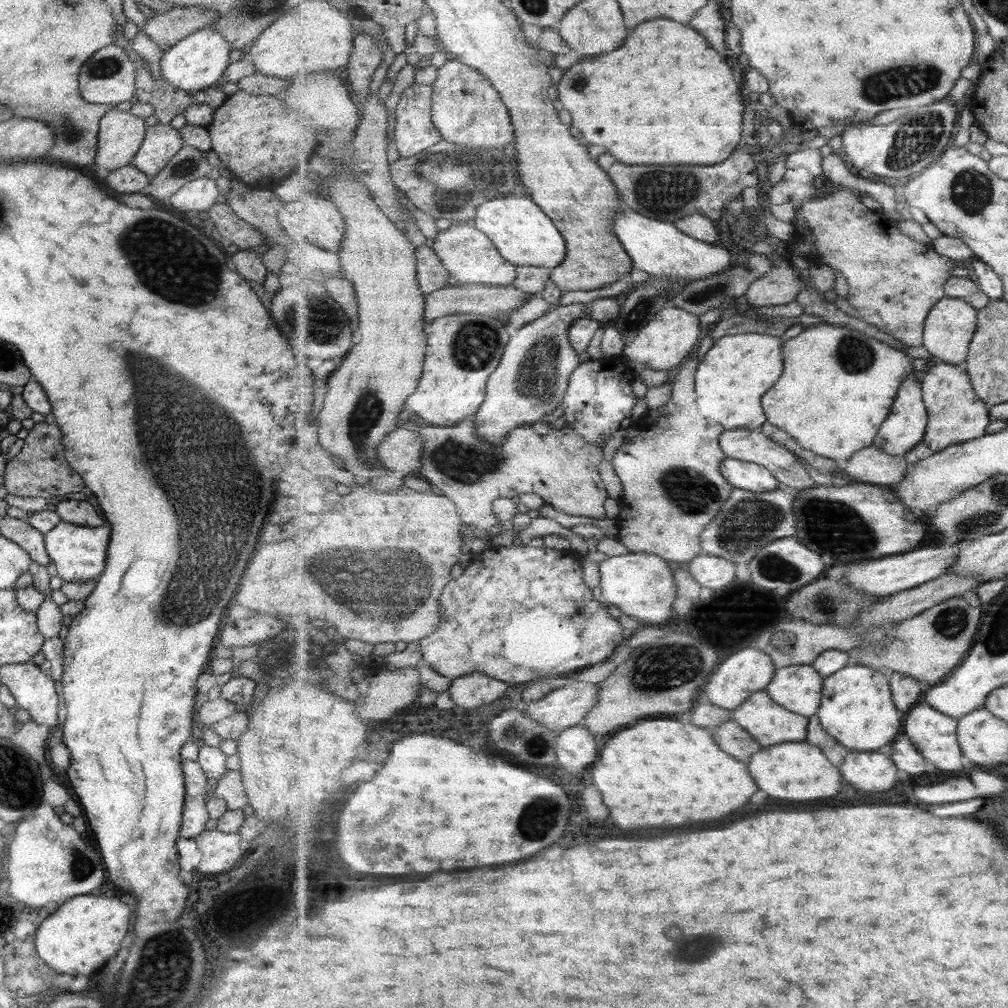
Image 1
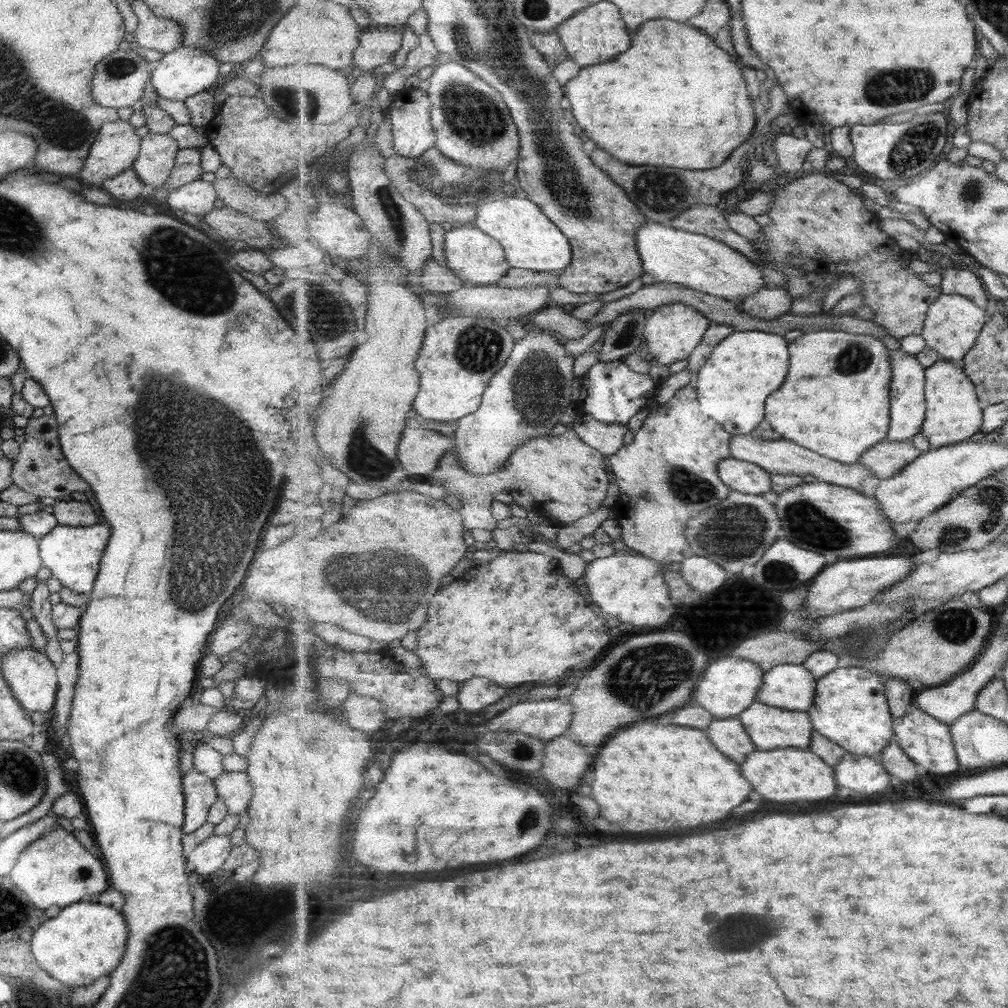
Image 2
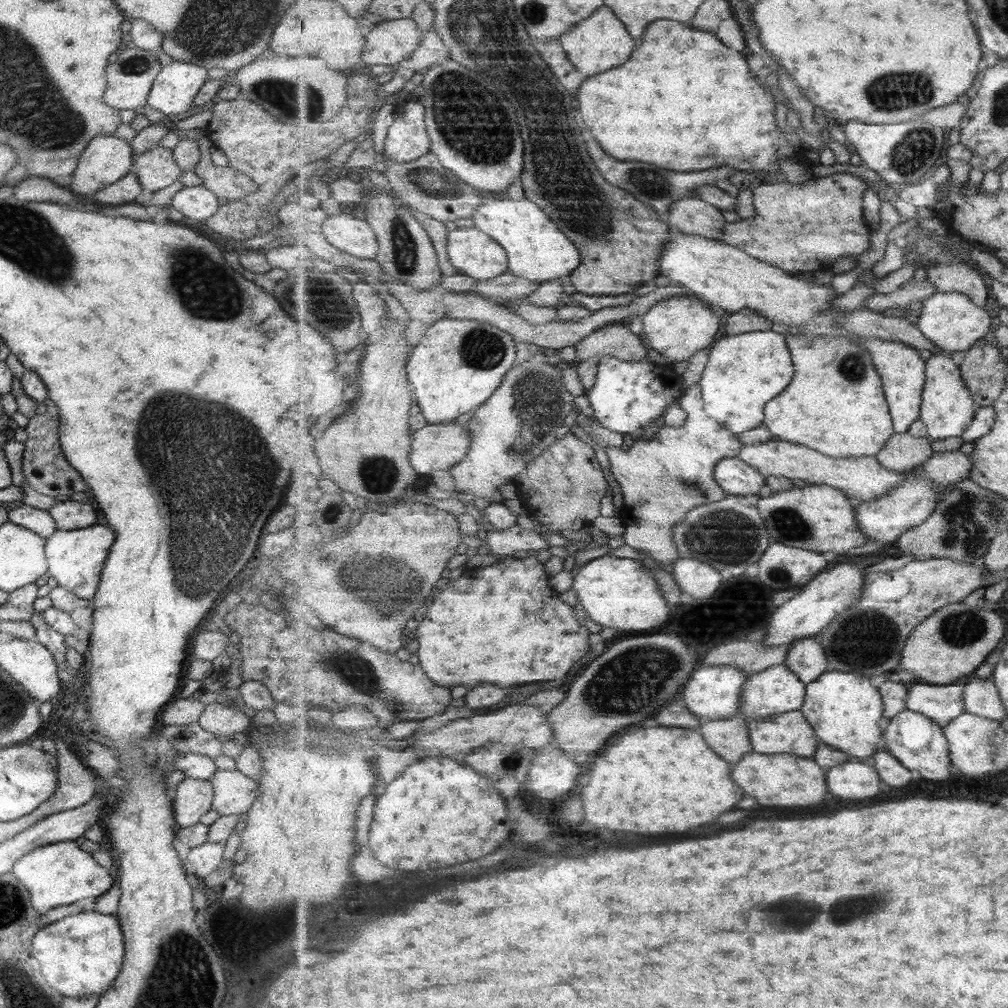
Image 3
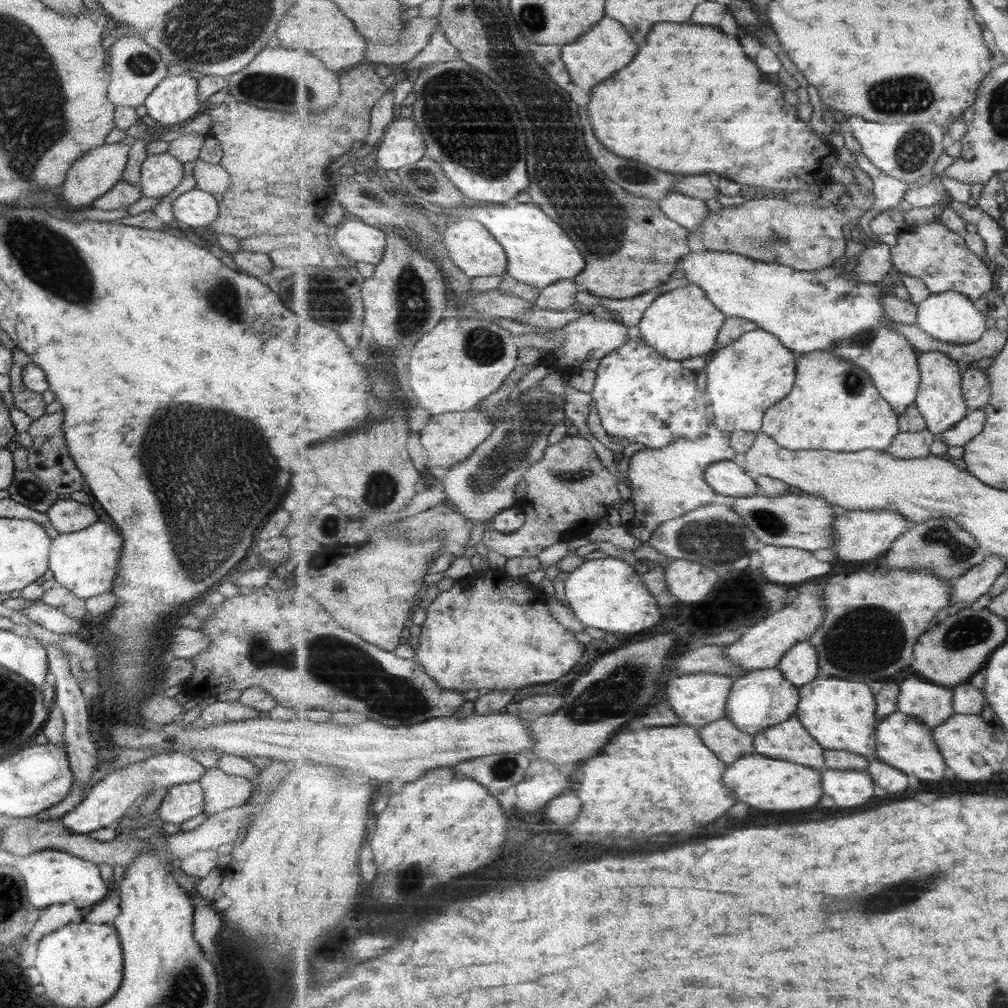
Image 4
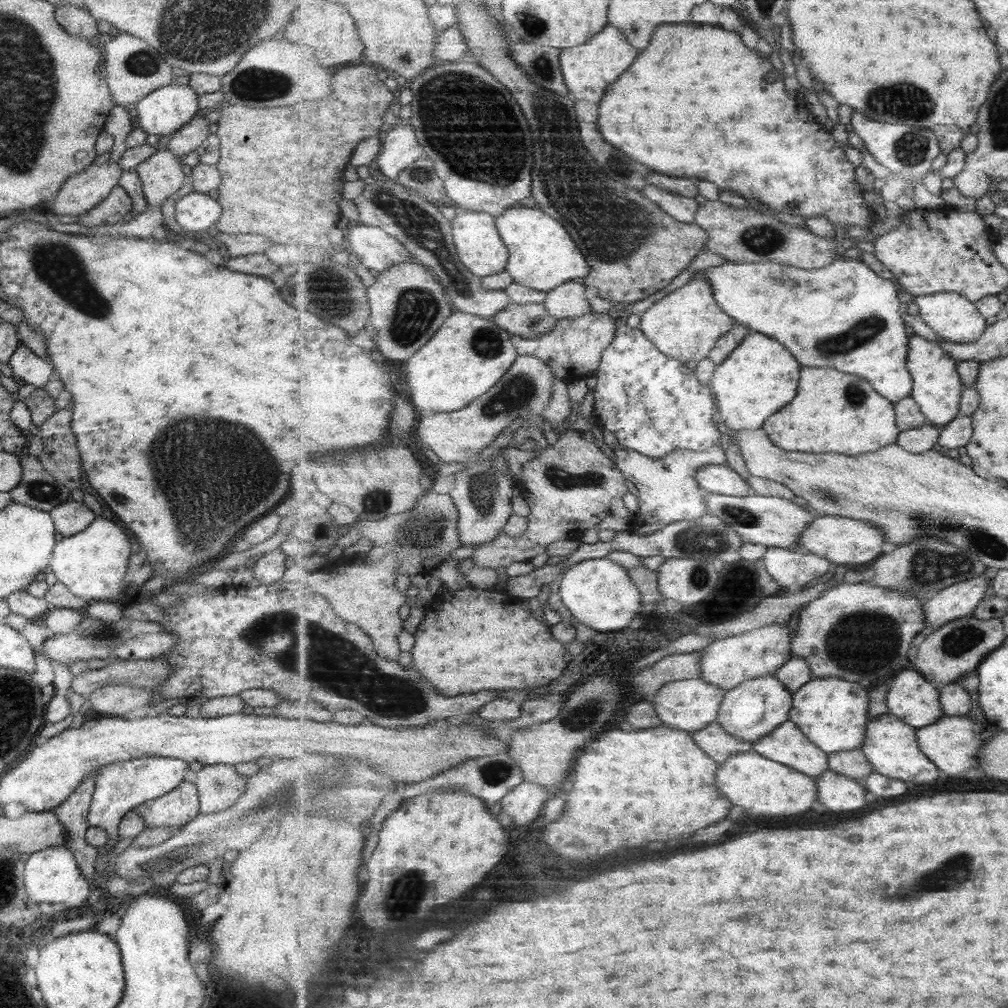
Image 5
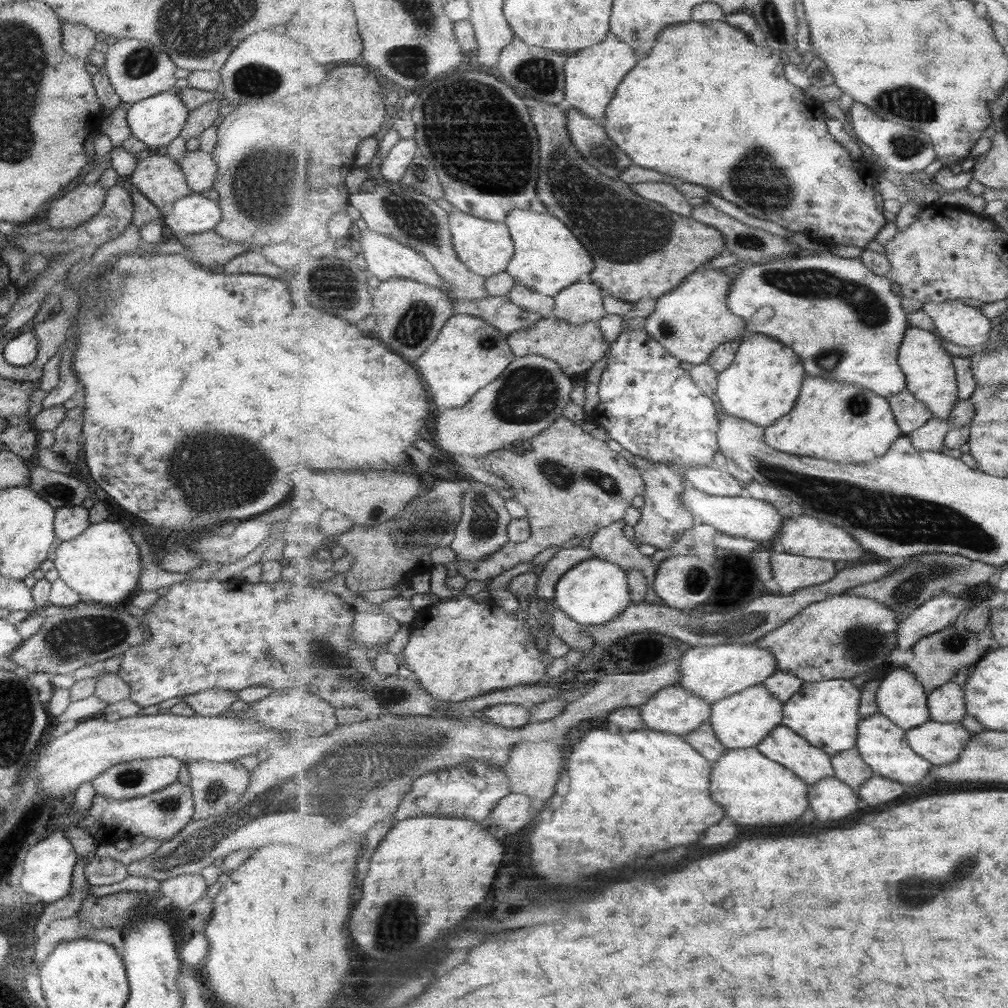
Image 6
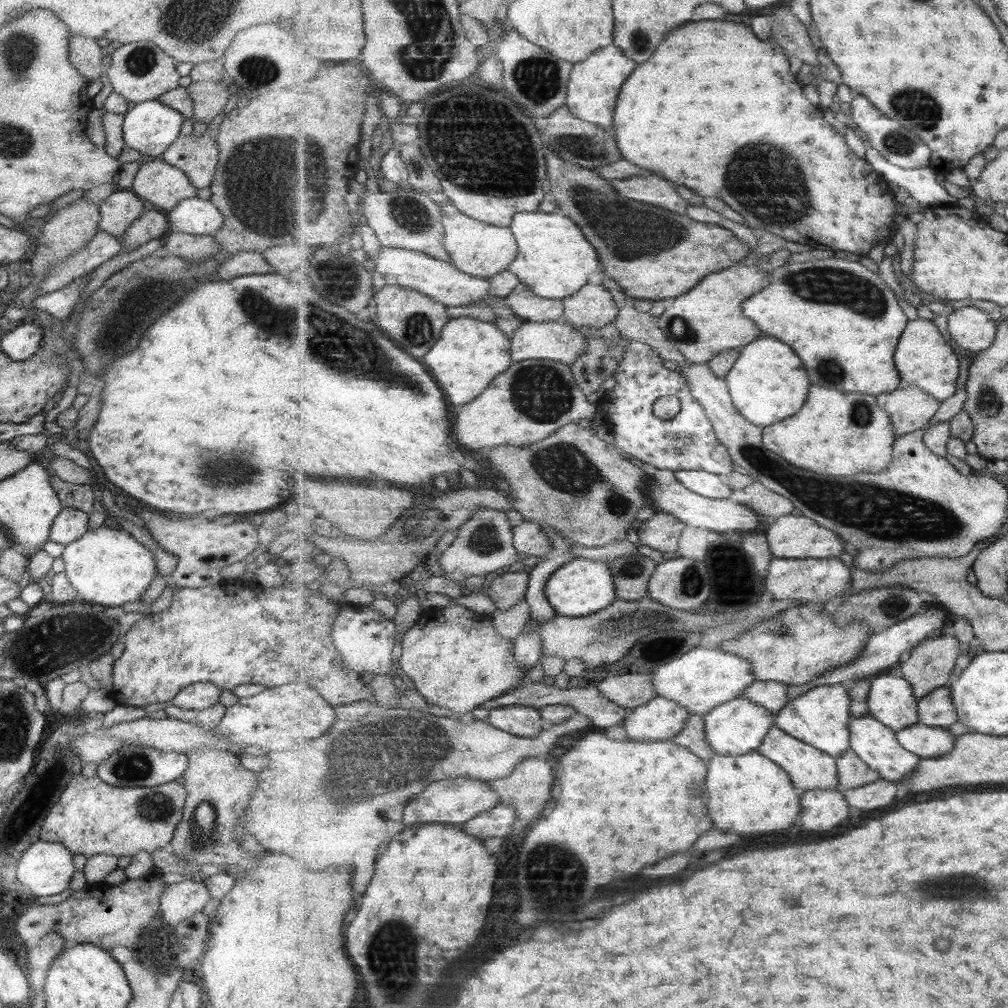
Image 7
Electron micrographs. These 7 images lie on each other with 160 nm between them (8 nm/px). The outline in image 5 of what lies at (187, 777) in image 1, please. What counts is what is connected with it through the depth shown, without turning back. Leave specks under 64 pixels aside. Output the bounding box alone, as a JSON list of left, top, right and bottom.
[133,778,198,828]

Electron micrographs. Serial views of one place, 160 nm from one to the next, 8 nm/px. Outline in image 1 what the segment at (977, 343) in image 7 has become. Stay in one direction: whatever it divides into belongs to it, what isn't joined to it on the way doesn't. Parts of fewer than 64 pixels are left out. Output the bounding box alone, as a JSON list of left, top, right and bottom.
[924,297,978,365]

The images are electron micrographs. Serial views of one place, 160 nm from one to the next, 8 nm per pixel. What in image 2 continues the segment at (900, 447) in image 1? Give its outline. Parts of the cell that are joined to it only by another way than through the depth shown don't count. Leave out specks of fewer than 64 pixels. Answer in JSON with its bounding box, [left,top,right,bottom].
[887,350,926,442]

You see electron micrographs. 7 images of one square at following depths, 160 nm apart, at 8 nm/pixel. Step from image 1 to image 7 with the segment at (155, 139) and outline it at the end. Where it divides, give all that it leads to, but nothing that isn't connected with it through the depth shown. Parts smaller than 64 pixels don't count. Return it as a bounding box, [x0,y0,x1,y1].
[129,158,196,211]

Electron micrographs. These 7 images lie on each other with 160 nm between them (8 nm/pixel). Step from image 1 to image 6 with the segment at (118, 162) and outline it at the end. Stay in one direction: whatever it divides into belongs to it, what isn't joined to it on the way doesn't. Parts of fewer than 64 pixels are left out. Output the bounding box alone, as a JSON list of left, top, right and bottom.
[45,183,105,230]

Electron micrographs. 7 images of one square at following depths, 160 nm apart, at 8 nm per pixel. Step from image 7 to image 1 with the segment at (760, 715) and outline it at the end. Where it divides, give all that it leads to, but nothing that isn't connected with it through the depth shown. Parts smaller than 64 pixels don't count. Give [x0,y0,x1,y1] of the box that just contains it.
[767,665,825,717]

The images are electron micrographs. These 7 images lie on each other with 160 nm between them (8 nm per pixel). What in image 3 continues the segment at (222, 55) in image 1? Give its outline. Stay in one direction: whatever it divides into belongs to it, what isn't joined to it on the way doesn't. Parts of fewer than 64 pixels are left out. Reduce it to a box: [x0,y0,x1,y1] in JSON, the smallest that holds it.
[147,61,207,116]

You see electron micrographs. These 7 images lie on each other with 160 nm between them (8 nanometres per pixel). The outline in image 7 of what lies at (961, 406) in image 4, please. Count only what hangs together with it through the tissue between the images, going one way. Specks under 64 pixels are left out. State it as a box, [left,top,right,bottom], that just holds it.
[894,318,962,403]

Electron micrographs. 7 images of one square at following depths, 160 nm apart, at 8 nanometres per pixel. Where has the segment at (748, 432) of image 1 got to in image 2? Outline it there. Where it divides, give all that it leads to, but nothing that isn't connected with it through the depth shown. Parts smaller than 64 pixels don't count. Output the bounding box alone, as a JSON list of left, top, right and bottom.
[730,434,875,492]

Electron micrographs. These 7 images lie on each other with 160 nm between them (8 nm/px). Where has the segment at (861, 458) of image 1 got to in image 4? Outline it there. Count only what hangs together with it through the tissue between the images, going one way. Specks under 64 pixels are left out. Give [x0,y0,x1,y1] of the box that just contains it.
[887,430,937,458]

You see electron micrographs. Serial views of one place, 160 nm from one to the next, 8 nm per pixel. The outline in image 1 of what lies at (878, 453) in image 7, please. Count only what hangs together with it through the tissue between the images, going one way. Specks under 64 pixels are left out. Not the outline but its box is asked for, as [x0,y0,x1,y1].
[763,323,917,464]

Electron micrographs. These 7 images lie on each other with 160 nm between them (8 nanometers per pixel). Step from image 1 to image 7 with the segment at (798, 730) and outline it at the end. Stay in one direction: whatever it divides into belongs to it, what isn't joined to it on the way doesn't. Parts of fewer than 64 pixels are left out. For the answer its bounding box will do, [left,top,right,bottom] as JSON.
[757,724,840,792]

